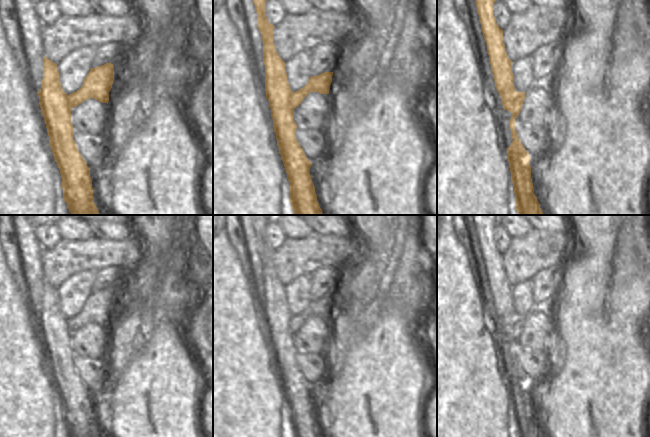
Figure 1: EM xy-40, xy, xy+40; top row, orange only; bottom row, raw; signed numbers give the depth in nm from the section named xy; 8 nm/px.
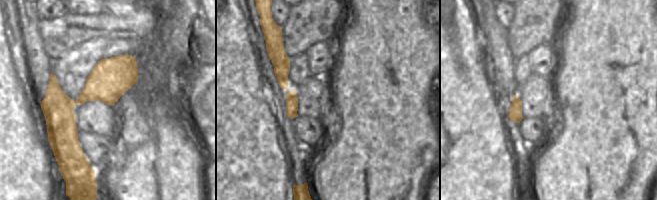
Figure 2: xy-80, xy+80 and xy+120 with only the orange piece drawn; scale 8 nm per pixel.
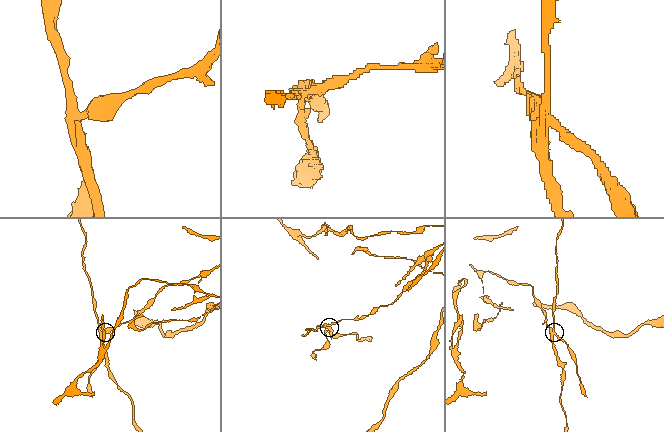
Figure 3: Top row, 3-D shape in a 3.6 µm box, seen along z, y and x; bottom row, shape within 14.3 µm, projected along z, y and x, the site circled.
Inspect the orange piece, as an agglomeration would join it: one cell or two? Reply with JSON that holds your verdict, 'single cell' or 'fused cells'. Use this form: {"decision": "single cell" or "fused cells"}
{"decision": "fused cells"}

